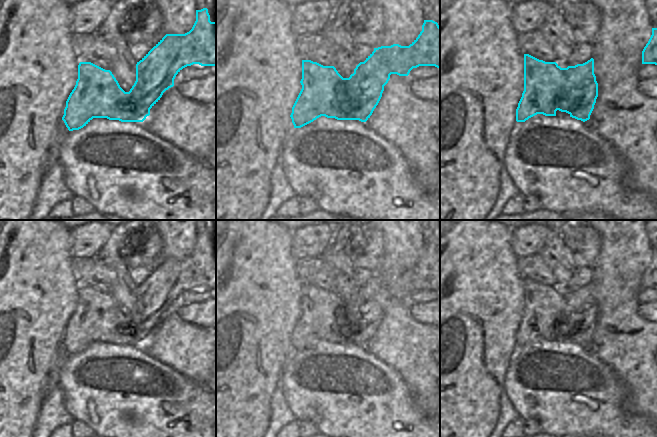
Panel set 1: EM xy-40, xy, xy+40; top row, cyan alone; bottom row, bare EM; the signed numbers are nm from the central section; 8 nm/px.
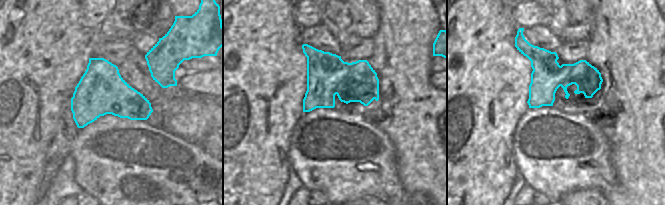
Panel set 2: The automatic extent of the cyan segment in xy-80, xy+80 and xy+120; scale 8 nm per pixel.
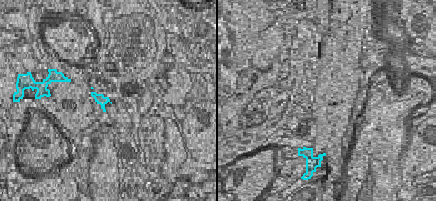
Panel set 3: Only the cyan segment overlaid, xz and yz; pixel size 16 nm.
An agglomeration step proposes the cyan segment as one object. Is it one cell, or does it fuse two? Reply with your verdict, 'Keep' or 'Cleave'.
Cleave.

